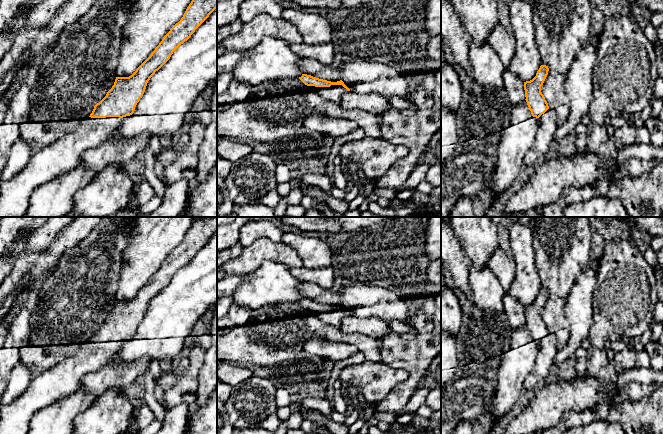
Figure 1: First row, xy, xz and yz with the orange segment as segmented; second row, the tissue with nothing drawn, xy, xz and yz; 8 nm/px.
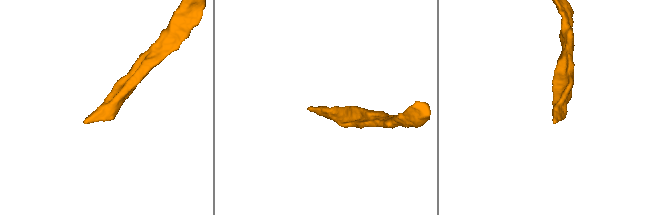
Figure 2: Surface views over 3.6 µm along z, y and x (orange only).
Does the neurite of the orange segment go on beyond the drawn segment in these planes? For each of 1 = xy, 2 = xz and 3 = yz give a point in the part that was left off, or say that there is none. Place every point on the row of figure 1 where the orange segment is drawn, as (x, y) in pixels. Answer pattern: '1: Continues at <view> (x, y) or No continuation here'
1: Continues at xy (51, 161)
2: Continues at xz (334, 93)
3: No continuation here

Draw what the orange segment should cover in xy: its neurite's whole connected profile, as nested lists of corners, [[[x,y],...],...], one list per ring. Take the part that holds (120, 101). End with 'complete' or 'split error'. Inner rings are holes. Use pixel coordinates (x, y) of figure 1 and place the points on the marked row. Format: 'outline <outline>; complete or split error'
outline [[[192,0],[181,20],[170,29],[136,71],[129,77],[116,77],[112,88],[94,106],[88,118],[78,120],[74,131],[62,135],[61,138],[49,145],[40,147],[40,150],[32,154],[26,166],[19,173],[10,180],[3,181],[0,185],[0,217],[24,217],[30,204],[31,194],[37,187],[78,167],[81,156],[86,150],[99,146],[119,127],[121,118],[132,115],[150,78],[170,59],[173,52],[191,37],[216,8],[217,0]]]; split error

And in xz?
outline [[[302,74],[299,79],[305,85],[311,86],[314,93],[318,94],[323,99],[336,104],[339,104],[344,93],[350,91],[350,89],[344,84],[342,80],[331,82],[307,74]]]; split error

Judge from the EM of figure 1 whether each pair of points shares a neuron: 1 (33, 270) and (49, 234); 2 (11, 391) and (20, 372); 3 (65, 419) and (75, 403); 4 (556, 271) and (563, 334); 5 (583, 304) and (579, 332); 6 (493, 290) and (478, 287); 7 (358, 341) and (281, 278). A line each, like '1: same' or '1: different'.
1: different
2: same
3: same
4: same
5: same
6: same
7: different

